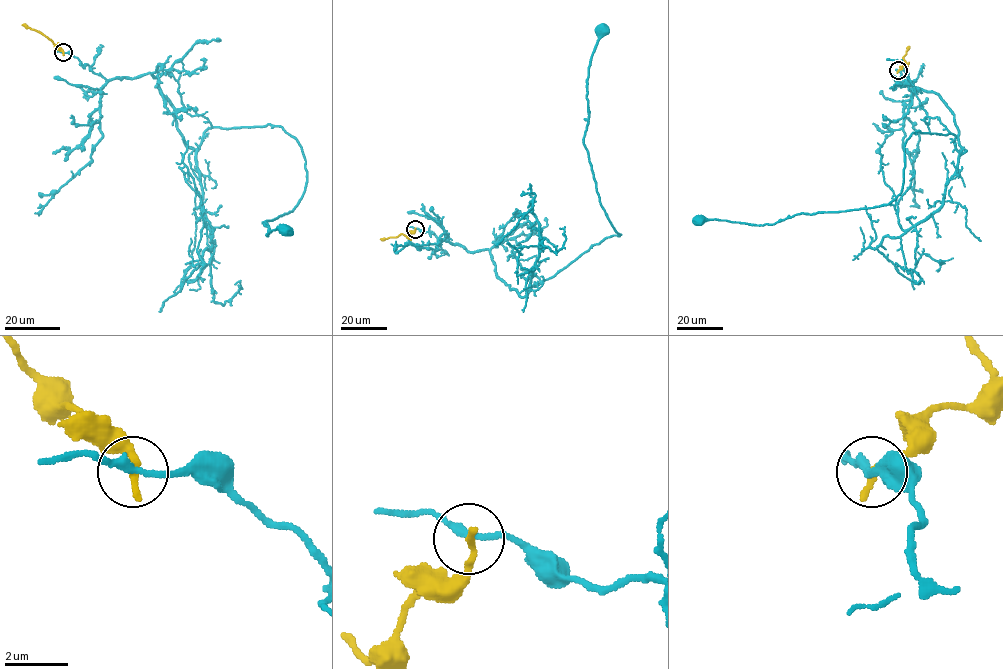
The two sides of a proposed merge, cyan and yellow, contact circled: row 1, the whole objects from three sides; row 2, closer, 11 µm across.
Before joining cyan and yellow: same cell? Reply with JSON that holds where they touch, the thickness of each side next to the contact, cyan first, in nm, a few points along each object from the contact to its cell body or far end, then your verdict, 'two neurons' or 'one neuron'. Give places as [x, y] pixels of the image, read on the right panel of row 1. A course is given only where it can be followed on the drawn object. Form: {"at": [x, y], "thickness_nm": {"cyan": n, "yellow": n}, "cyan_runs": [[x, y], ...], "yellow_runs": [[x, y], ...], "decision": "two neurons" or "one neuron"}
{"at": [898, 70], "thickness_nm": {"cyan": 240, "yellow": 280}, "cyan_runs": [[898, 71], [939, 96], [963, 152], [951, 133], [913, 132], [901, 192], [880, 206], [698, 219]], "yellow_runs": [[898, 71], [906, 63], [903, 57], [908, 47]], "decision": "two neurons"}

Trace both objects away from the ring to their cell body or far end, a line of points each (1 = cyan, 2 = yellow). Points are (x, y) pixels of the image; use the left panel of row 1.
1: (63, 53), (106, 80), (149, 73), (194, 149), (213, 127), (280, 126), (307, 183), (263, 222), (284, 229)
2: (63, 53), (47, 37), (22, 25)

